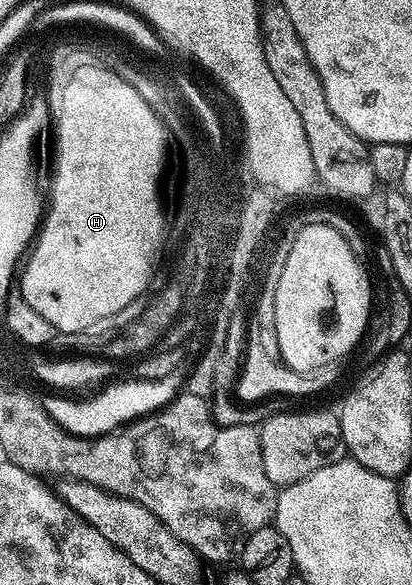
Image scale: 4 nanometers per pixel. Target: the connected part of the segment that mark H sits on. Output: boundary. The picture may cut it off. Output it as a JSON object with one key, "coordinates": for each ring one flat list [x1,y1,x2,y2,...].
{"coordinates":[[107,65,100,70,79,69,79,73,71,80,66,80,66,88,58,88,50,95,50,101,52,101,52,118,56,121,56,140,54,136,56,175,52,178,52,202,50,198,46,213,42,218,42,225,34,239,34,245,23,263,22,273,18,278,18,289,26,300,26,304,30,304,30,308,34,308,38,316,50,320,50,324,54,324,57,332,61,335,77,334,80,336,90,324,107,323,108,318,114,317,119,310,126,309,147,288,148,281,152,278,156,257,159,256,160,249,166,246,166,232,160,227,160,206,152,206,152,174,163,175,165,173,164,157,168,154,170,134,159,115,152,110,152,106,141,98,138,92,134,92,130,84,122,80,122,76,116,74]]}

